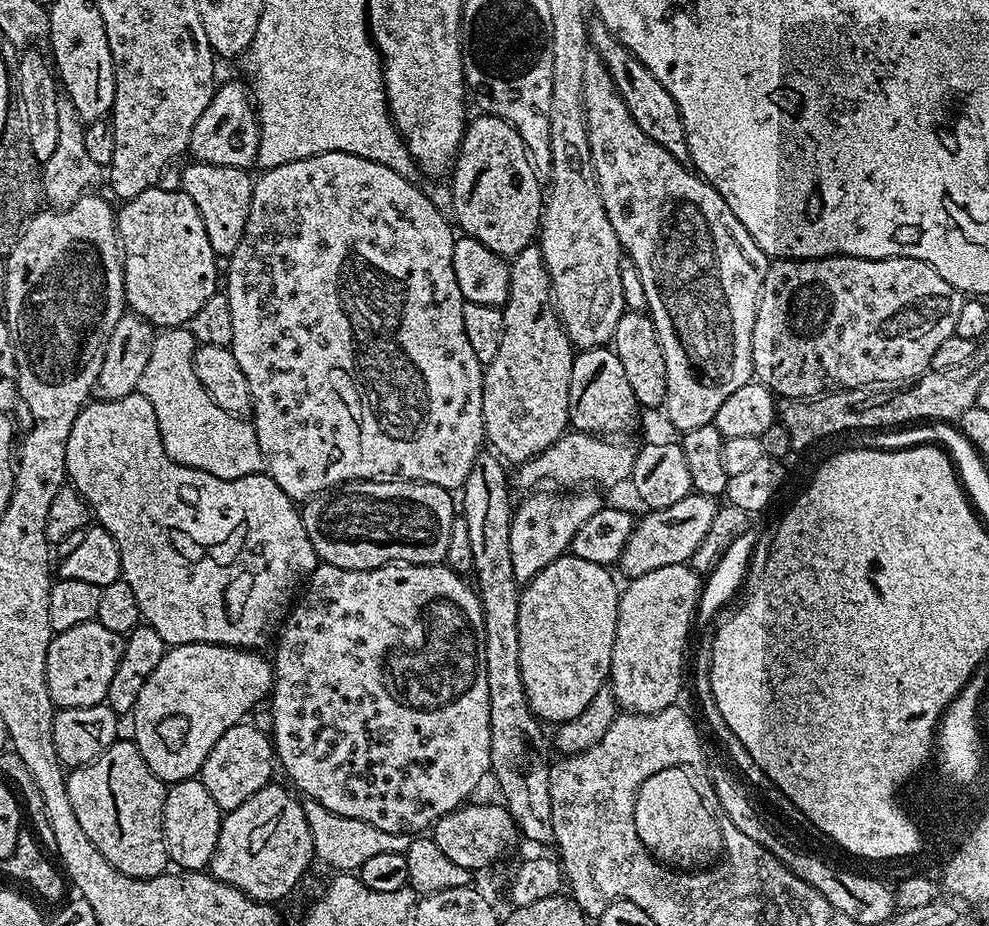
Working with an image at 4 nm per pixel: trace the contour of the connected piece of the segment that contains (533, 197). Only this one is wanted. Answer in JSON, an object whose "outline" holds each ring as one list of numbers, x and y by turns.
{"outline":[[473,115,467,121,460,149,457,150,456,159,450,169,452,212,454,220,456,216,455,223,458,228,458,223,460,223,459,231,463,235,482,242,482,246,494,250,494,254,511,258,529,248,537,239,540,231,540,217,546,203,545,197,542,195,542,180,536,174,536,167,533,166,532,160,528,156,528,151,518,130,514,130,514,126,510,126,510,122,497,116,479,115]]}

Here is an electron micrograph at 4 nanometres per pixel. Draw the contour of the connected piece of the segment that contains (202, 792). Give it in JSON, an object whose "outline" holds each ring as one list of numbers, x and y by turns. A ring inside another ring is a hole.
{"outline":[[199,778,175,781,164,793,164,841,169,861,177,864,180,870,199,872,207,869,218,842,221,819,220,808]]}

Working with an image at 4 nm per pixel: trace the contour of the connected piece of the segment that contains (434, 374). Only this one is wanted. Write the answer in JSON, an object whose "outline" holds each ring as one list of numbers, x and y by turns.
{"outline":[[323,152,310,158,302,158,294,162,286,162,282,166,263,169,255,177,252,185,252,201,250,202,250,214,246,222,246,230,242,234,242,242,238,242,238,250,227,257,228,264,228,288,226,295,230,302,230,318,234,325,234,338,232,339,232,353,238,361,238,367,242,374,246,374,246,382,250,382,250,394,252,395,252,410,250,423,256,429,258,446,262,450,266,461,267,475,294,502,307,502,319,492,327,492,329,488,339,488,342,484,350,484,354,480,378,480,381,478,395,478,397,480,417,480,423,484,442,486,449,490,463,489,466,482,466,474,470,474,470,466,474,466,476,457,481,455,480,443,485,443,484,423,482,422,482,382,484,381,485,365,478,362,478,354,474,354,470,342,466,339,466,326,462,326,462,306,466,303,462,290,458,290,458,282,454,278,454,246,457,237,452,236,453,225,445,213,439,212,434,202,429,198,423,187,415,188,413,181,406,179,402,174,390,170,390,166,382,166,373,160,358,158,354,154,345,152]]}

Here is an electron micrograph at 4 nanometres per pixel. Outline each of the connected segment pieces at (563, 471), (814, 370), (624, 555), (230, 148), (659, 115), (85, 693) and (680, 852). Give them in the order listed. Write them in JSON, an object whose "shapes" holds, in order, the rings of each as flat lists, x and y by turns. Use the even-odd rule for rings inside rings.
{"shapes":[[[569,430,558,438,558,442,550,445,545,452,538,454,525,464,519,465,515,469,516,476,514,472,514,484,515,487,517,484,520,488,528,488,524,490,532,490,543,485,540,484,543,480,553,480,556,483,553,485,564,490,572,490,577,486,612,488,615,484,622,482,624,484,629,479,636,451,637,449,628,445,624,438,605,438,600,434]],[[825,256,818,260,790,260,776,258,768,265,764,284,760,287,760,301,756,304,756,317,752,331,752,371,755,379,780,398,815,398,829,390,868,388,869,386,900,386,924,375,932,367,934,350,946,342,946,338,956,335,954,321,958,310,962,310,965,297,938,270,926,262,891,256,885,260,863,260,857,256]],[[691,494,664,509,645,511,645,516,639,517,625,548,621,550,618,568,625,572,628,580,637,580,642,574,650,574,650,570,662,570,662,566,691,561,694,550,698,550,714,522,717,507,713,497]],[[224,84,221,88,219,85,213,91,212,100,206,106,206,110,202,110,202,118,194,122,194,130,190,134,188,152,193,161,245,170,251,169,256,164,260,120,256,117,249,89,241,84]],[[598,18,588,25,588,43,591,51,599,56,610,70,610,78,614,78,618,94,622,94,626,110,630,110,630,118,638,122,638,130,642,130,646,138,654,138,654,142,658,142,658,146,662,146,662,150,669,152,679,164,687,165,689,159,686,126,666,86,662,86,662,82,658,82,658,78,654,78,654,74,650,74,650,70,642,66,639,58,622,42,618,42,618,38,614,38,614,34,610,34,610,30,606,30,606,26]],[[97,619,55,633,46,650,46,686,57,709,85,708,107,701,110,682,122,658,125,637,102,626]],[[683,767,658,770,642,782,636,791,634,826,644,847,659,863,676,870,704,870,719,861,724,839,717,817,712,817,695,782,684,771]]]}

